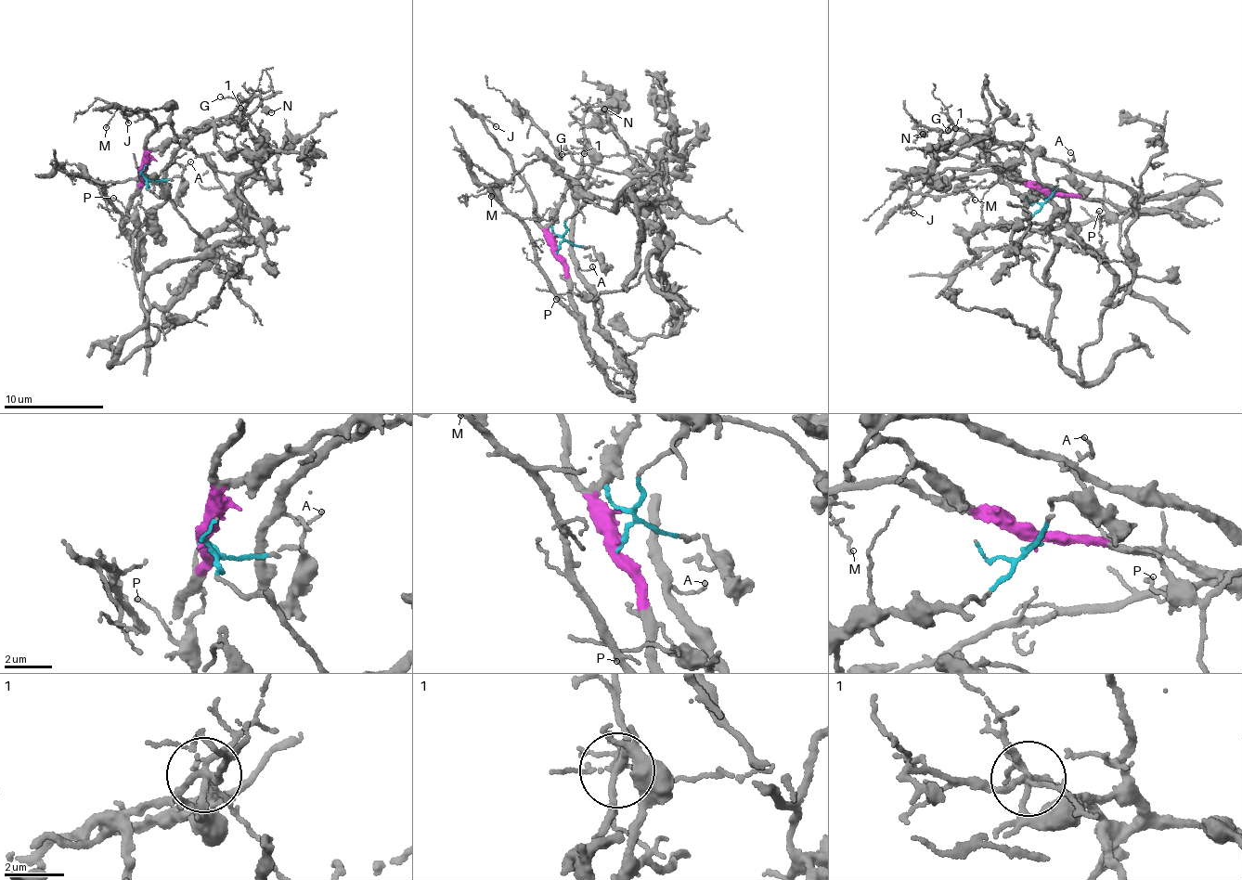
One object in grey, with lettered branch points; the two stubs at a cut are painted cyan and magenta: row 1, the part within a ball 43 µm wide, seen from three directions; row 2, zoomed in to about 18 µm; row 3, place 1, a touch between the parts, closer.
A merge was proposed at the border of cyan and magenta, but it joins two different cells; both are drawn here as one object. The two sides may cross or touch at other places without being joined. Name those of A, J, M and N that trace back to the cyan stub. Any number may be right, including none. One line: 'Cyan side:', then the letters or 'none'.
Cyan side: A

